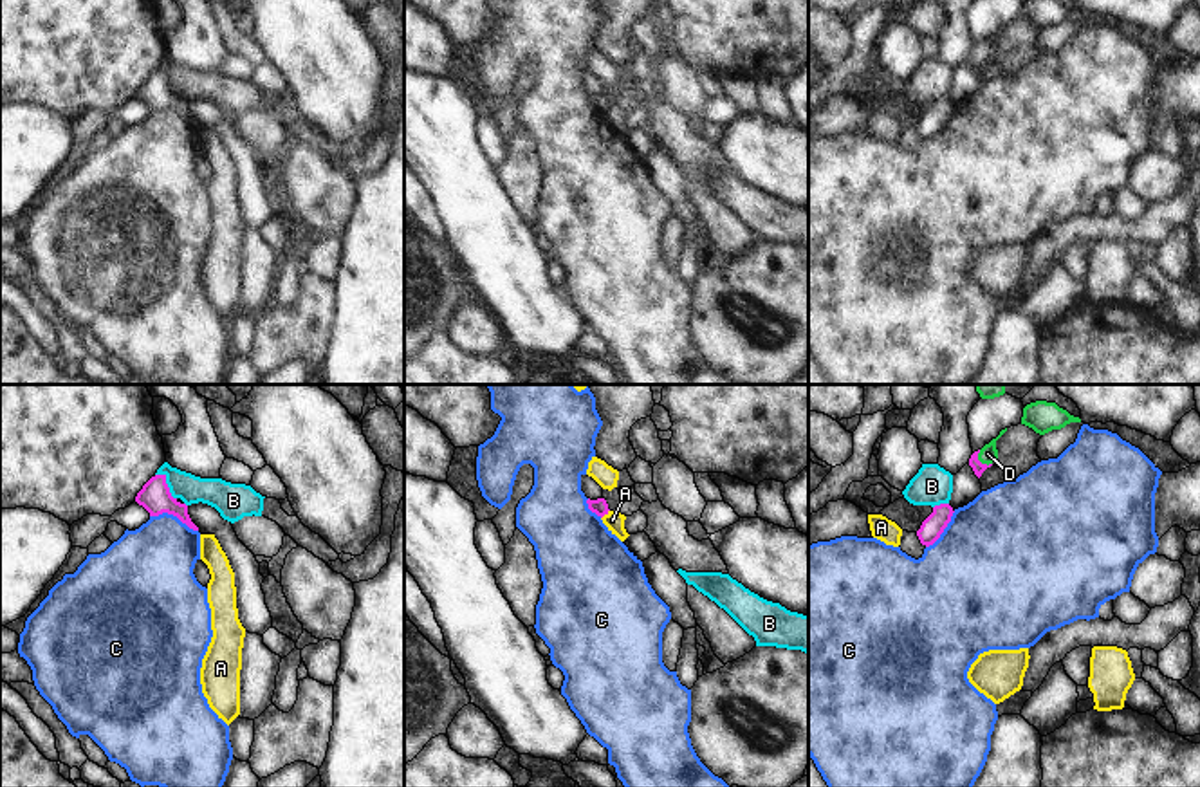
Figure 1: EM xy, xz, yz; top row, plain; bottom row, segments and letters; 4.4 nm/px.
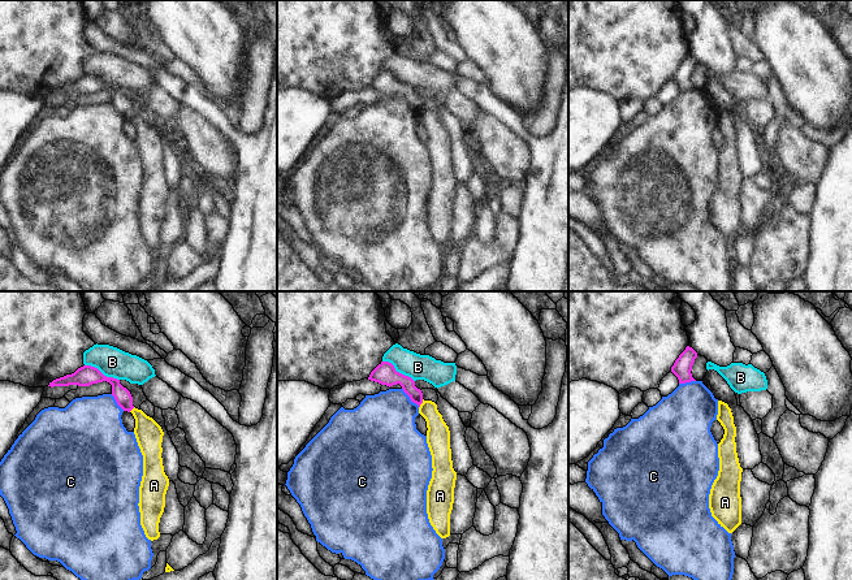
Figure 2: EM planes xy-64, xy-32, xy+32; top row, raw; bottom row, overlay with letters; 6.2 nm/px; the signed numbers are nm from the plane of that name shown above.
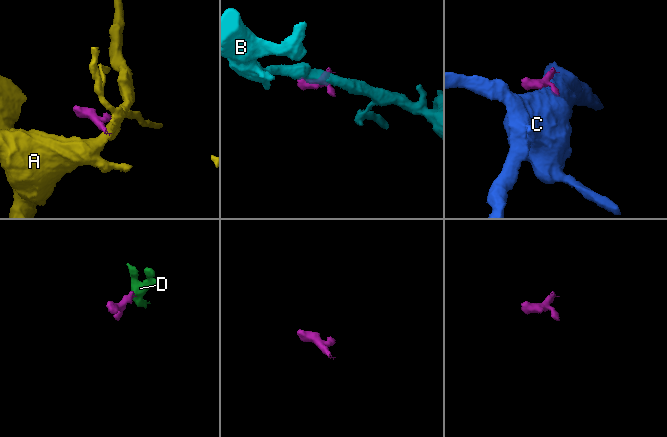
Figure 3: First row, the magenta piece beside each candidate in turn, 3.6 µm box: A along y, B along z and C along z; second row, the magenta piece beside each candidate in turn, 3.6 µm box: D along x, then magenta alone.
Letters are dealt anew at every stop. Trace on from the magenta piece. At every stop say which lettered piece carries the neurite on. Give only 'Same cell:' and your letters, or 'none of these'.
Same cell: D

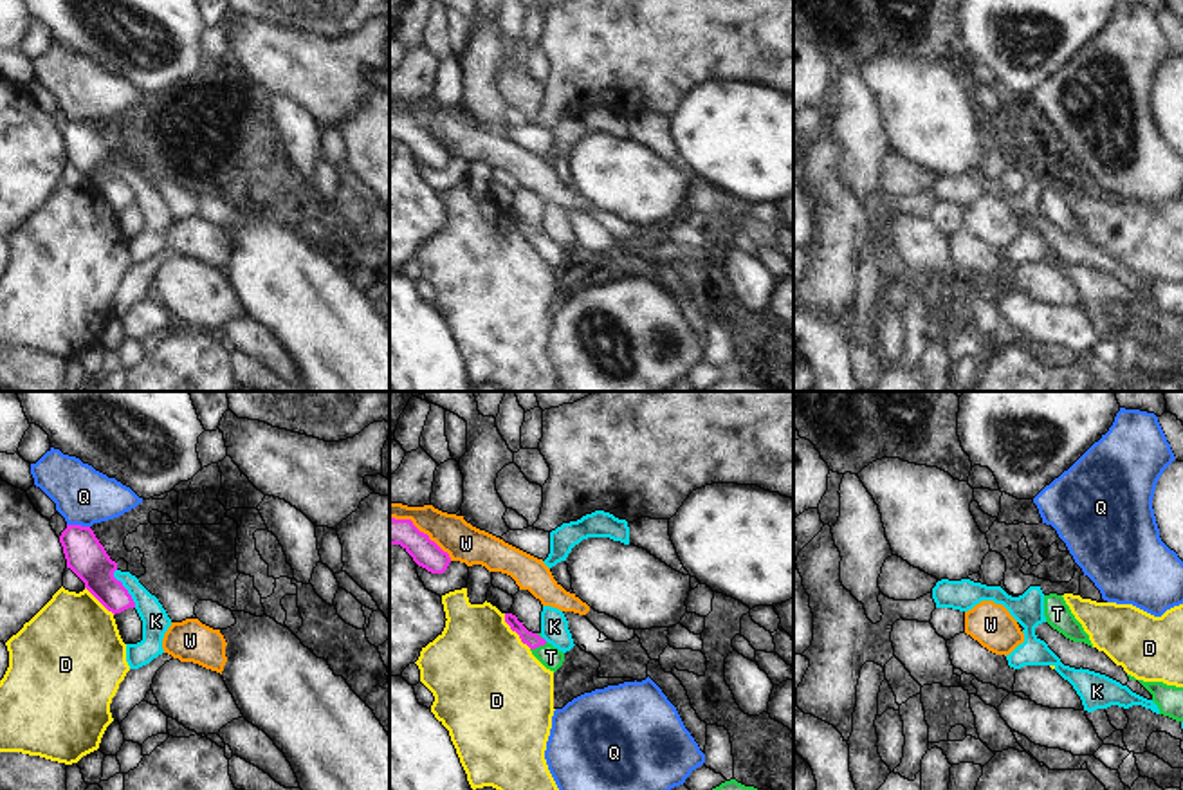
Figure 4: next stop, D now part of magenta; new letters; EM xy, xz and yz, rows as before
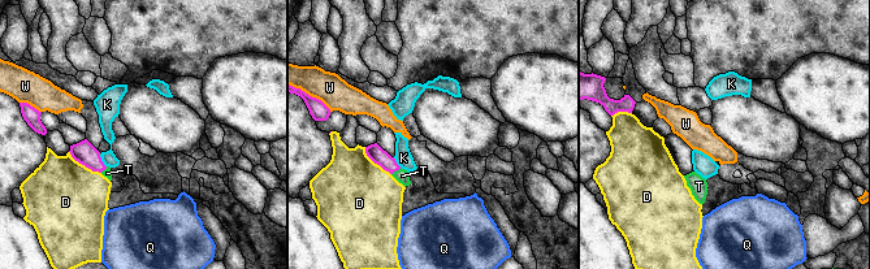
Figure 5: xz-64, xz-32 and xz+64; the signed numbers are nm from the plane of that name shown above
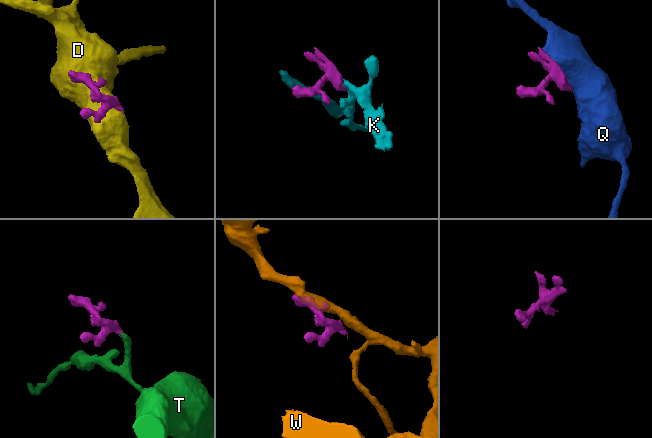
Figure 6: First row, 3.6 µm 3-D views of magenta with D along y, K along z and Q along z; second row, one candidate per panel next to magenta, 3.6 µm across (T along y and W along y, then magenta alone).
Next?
Same cell: T

